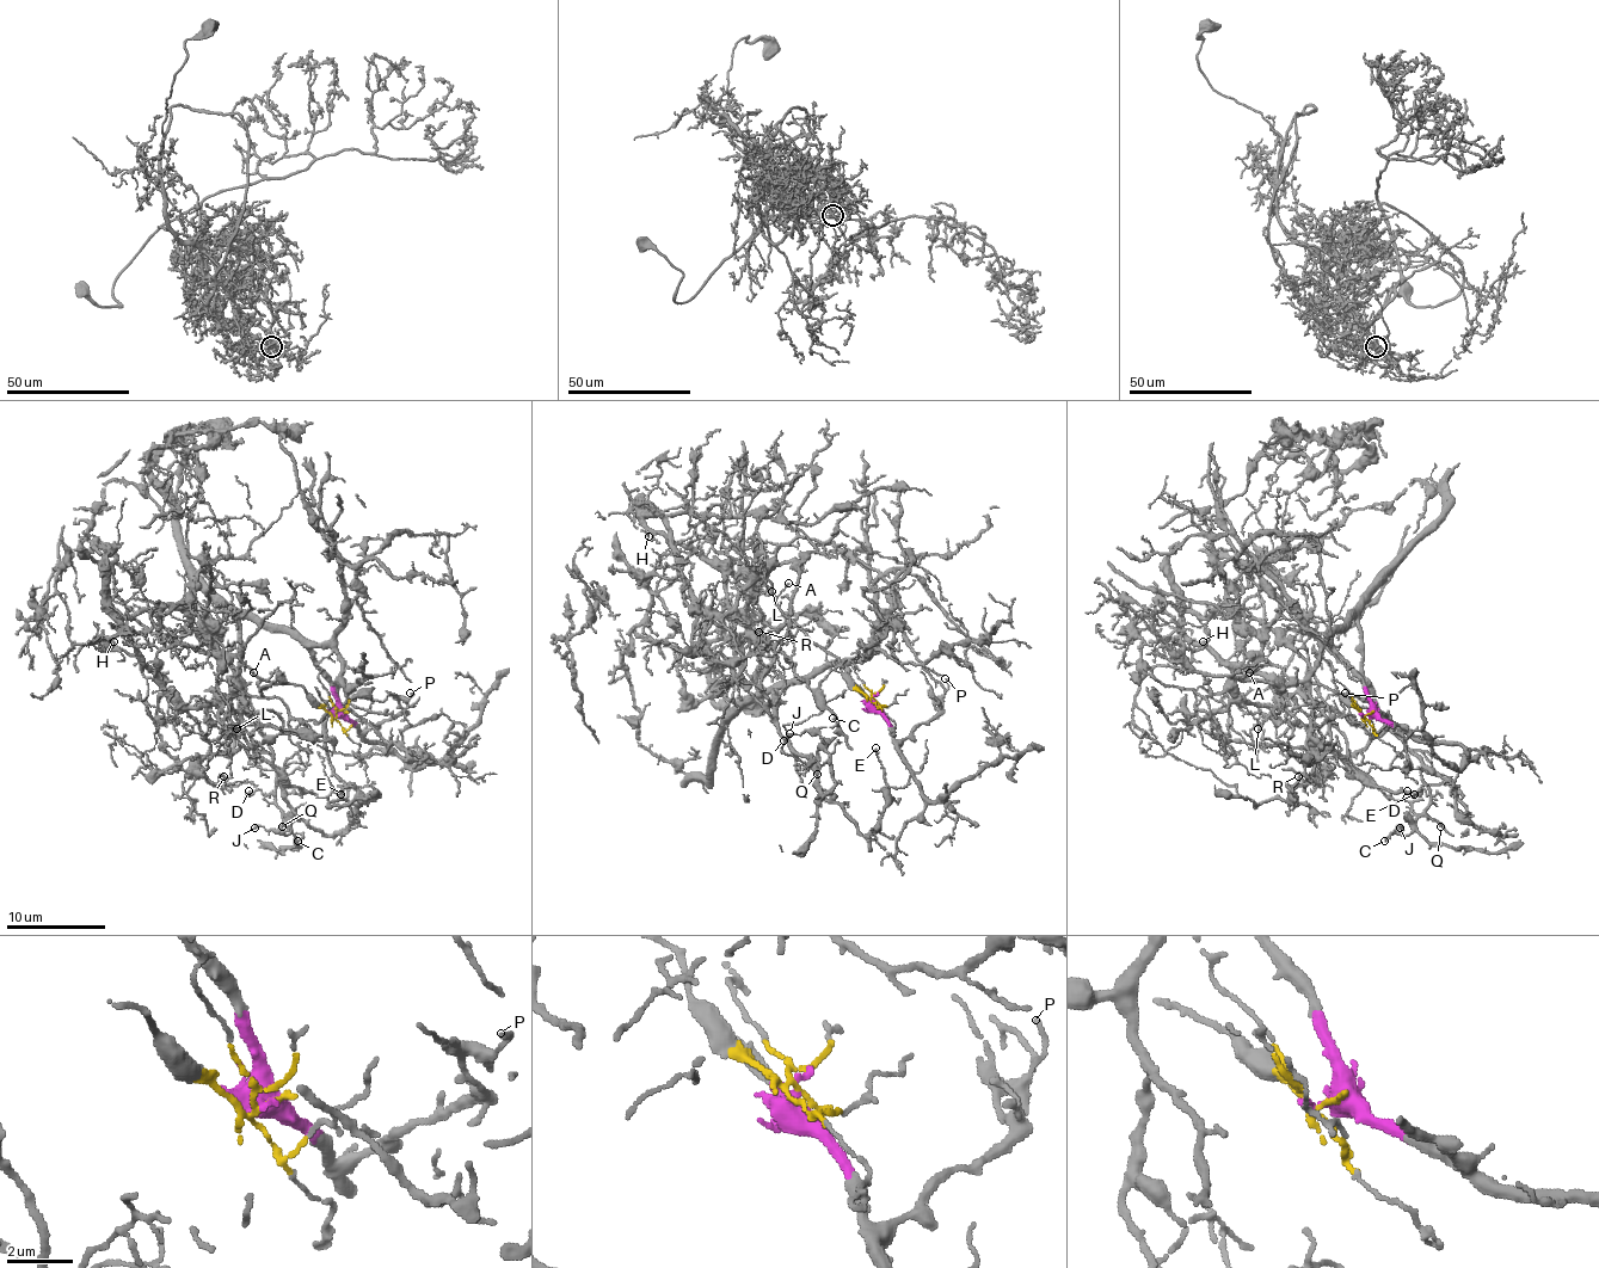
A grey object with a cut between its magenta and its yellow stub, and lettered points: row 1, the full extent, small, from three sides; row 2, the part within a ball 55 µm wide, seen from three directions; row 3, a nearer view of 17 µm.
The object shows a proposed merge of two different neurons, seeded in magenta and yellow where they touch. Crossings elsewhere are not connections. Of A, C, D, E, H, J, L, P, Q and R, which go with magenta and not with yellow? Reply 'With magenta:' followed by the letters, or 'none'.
With magenta: C, D, E, J, P, Q

